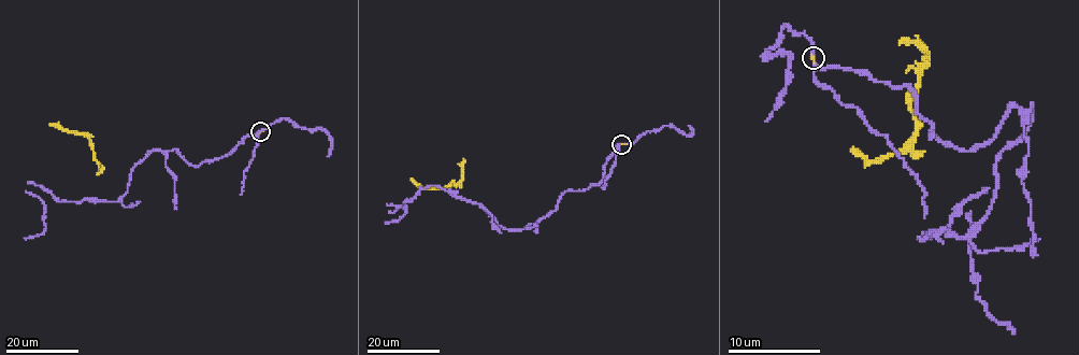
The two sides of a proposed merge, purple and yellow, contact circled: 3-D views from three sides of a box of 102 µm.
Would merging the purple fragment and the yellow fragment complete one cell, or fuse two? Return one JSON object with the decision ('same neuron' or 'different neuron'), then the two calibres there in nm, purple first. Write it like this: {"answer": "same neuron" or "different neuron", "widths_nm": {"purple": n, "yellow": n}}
{"answer": "same neuron", "widths_nm": {"purple": 190, "yellow": 110}}

